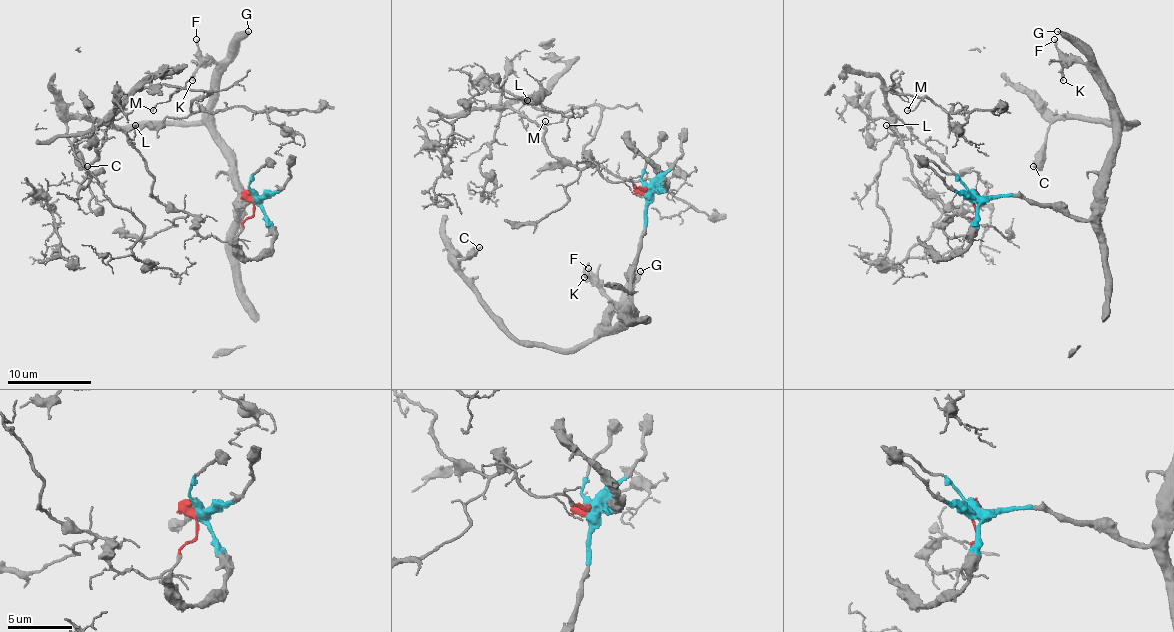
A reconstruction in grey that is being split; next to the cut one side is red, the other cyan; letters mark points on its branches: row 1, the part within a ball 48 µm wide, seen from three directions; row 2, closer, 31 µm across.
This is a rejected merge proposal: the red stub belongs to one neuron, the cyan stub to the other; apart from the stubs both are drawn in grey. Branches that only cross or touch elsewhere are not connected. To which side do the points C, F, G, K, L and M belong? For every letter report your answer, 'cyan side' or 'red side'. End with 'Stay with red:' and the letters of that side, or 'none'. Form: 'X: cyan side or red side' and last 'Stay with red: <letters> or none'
C: cyan side
F: cyan side
G: cyan side
K: cyan side
L: red side
M: red side
Stay with red: L, M

